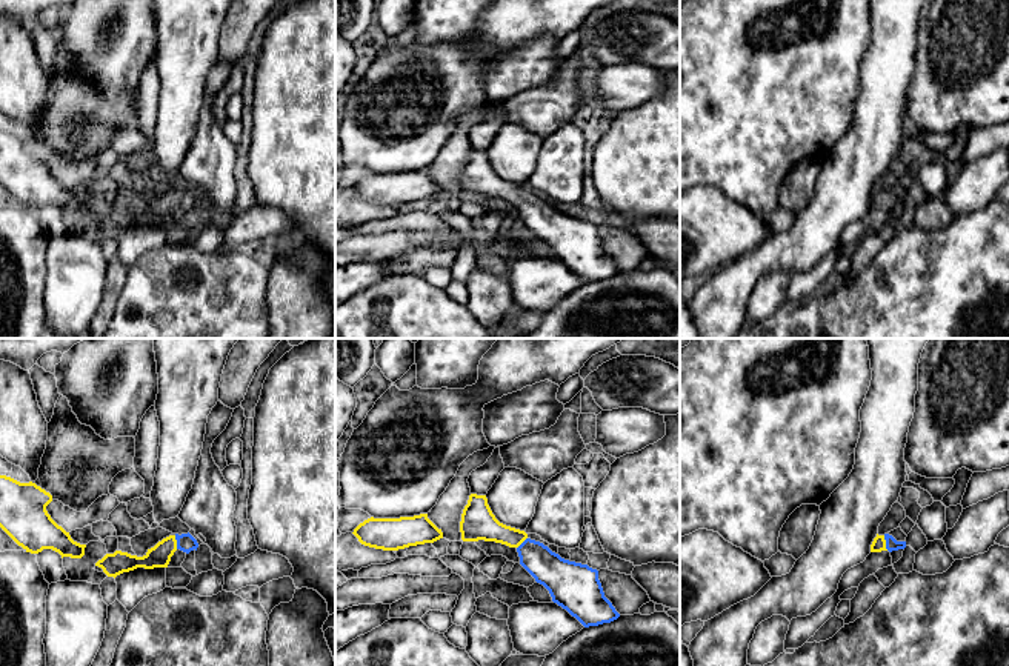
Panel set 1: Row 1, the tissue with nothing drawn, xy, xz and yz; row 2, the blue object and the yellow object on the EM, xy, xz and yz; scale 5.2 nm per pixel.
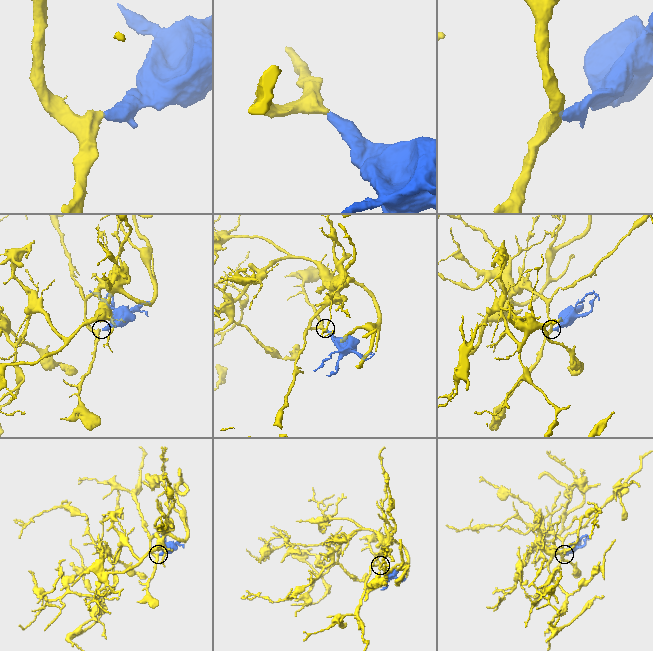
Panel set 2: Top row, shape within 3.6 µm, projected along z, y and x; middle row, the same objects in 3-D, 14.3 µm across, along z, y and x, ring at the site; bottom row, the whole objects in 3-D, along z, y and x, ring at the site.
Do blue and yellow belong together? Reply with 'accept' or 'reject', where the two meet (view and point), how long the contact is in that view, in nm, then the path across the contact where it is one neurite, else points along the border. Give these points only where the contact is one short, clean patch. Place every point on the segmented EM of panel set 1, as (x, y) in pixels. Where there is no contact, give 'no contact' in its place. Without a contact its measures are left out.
accept; contact yz (886, 543); length 80 nm; way yz (891, 543), (886, 543), (879, 543)

